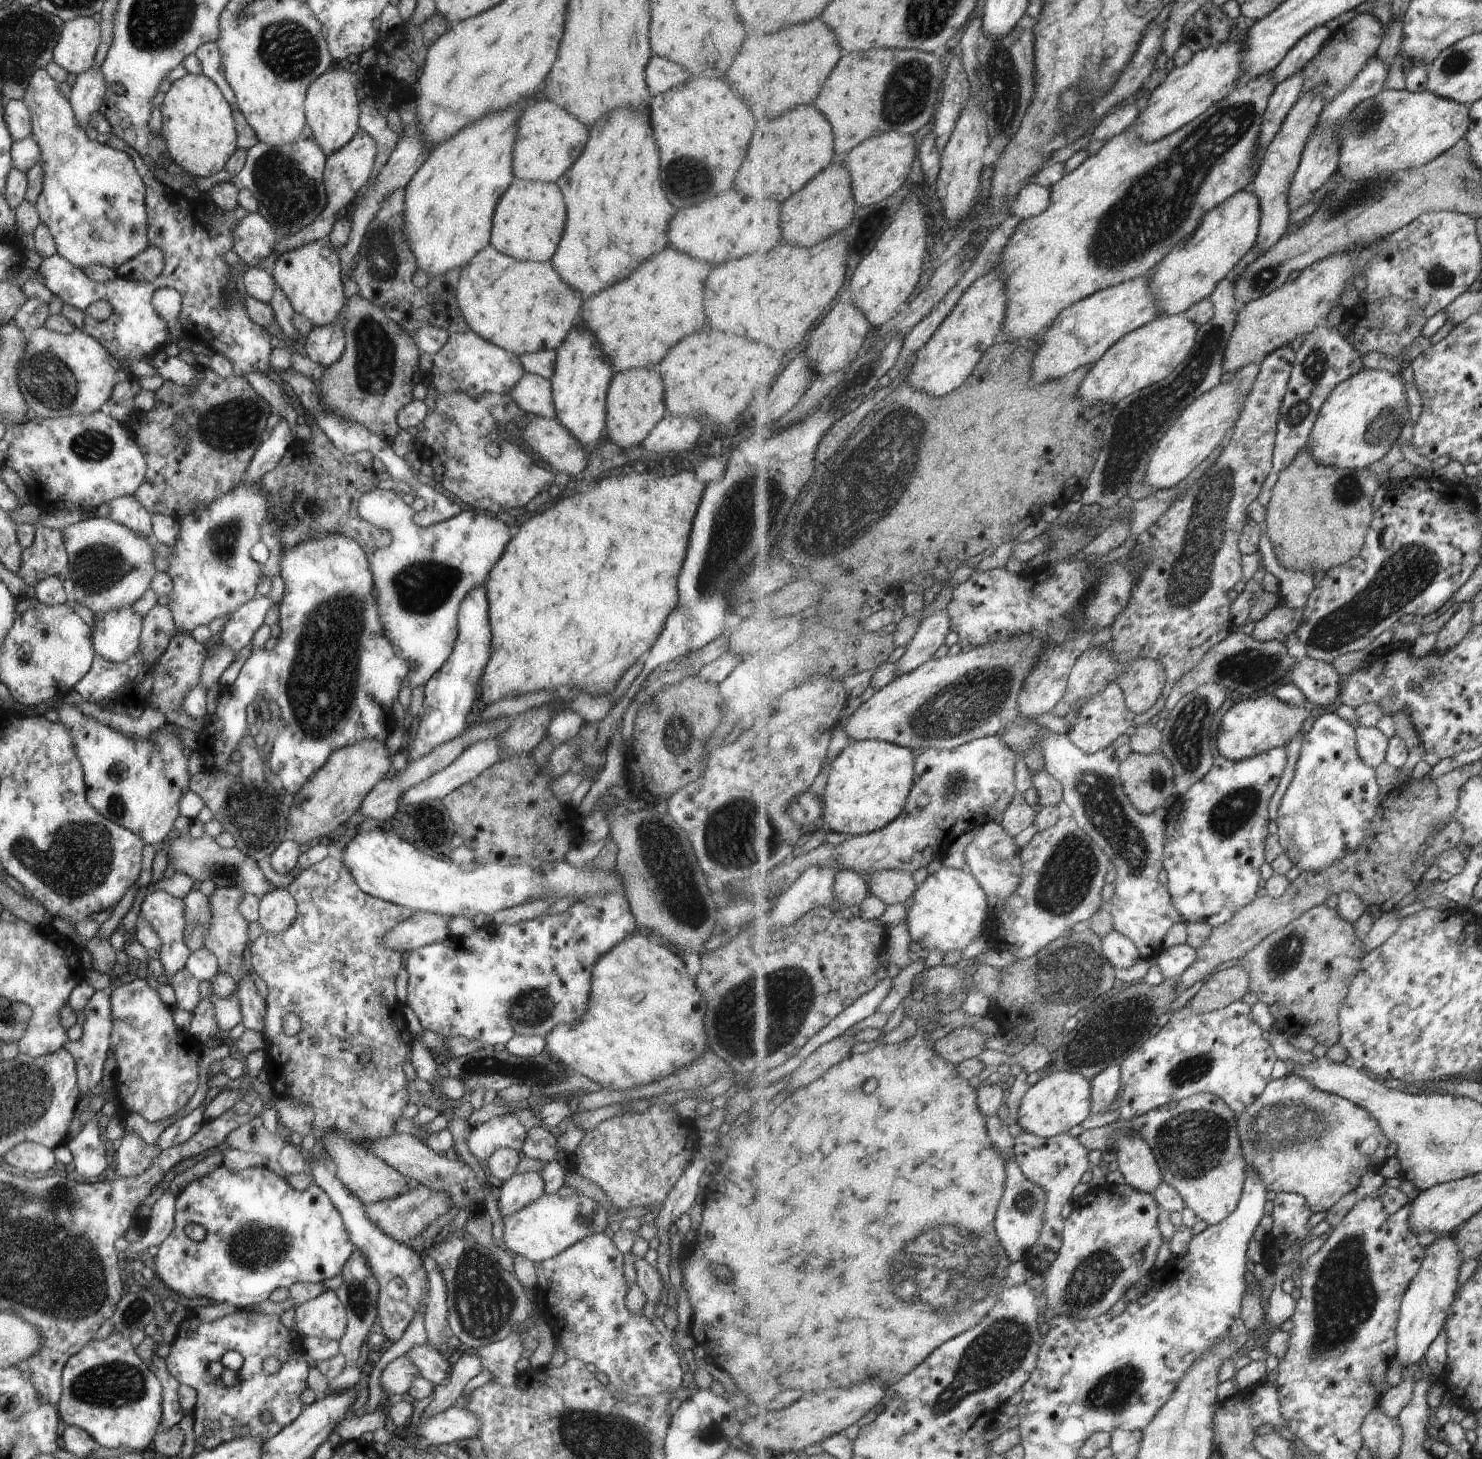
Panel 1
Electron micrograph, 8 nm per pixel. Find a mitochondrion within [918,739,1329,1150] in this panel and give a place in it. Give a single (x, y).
(1098, 790)

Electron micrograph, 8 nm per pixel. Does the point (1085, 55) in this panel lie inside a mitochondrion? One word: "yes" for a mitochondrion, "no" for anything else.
no

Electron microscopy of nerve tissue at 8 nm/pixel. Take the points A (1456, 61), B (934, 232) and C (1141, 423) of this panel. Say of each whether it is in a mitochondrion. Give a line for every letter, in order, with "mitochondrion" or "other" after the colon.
A: mitochondrion
B: other
C: mitochondrion

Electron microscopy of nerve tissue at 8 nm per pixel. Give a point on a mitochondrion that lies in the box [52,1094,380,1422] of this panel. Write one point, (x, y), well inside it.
(113, 1385)

